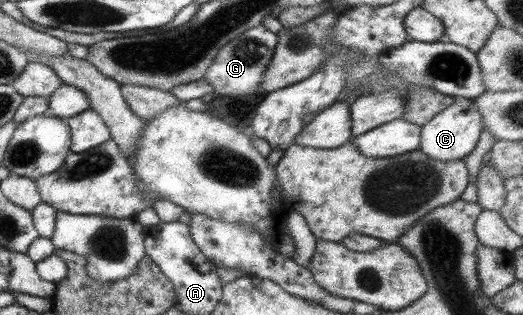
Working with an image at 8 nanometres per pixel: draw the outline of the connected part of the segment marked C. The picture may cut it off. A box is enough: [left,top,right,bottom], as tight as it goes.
[418,98,481,162]

